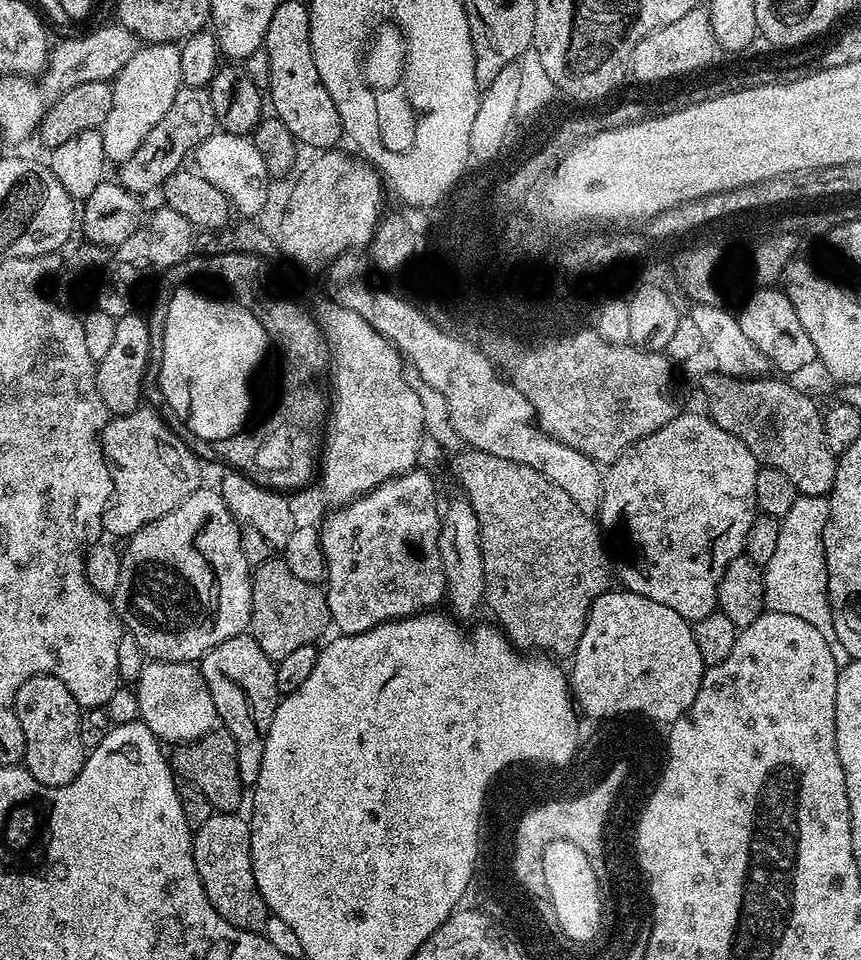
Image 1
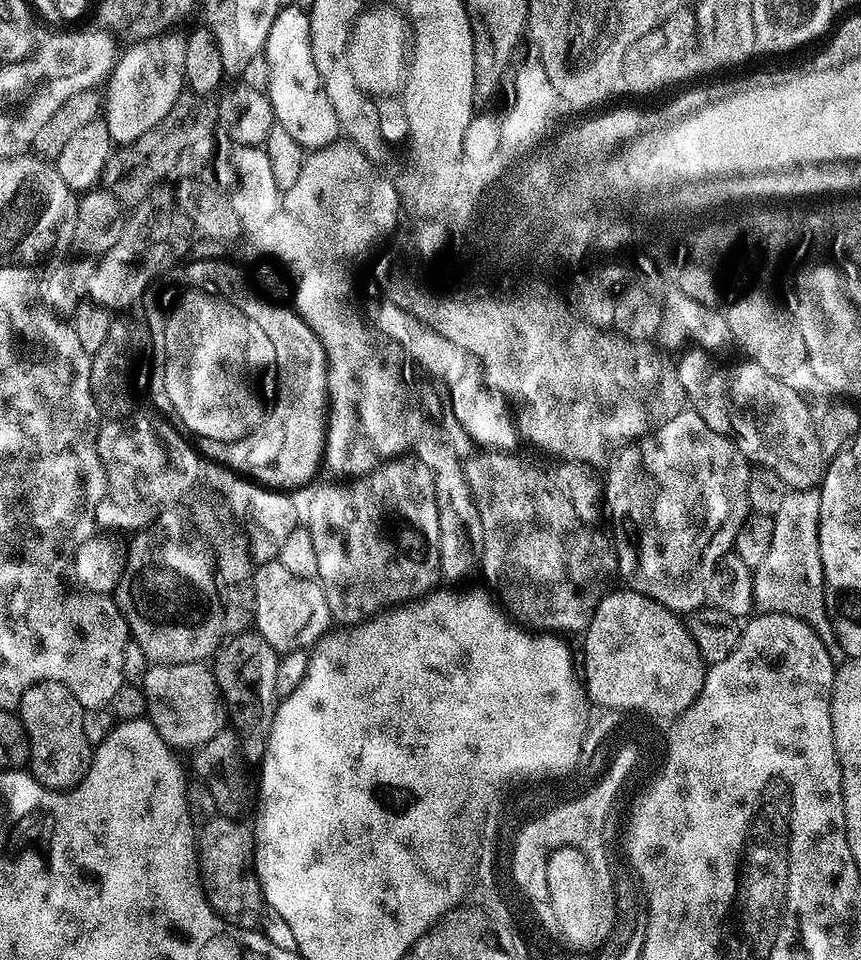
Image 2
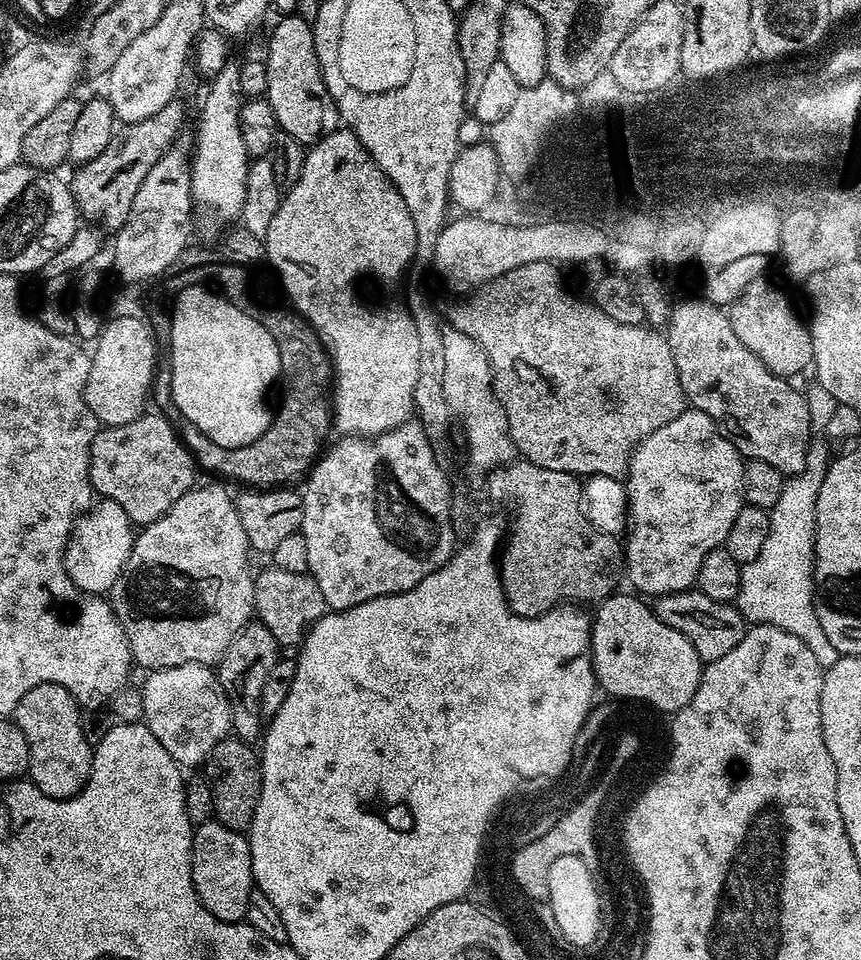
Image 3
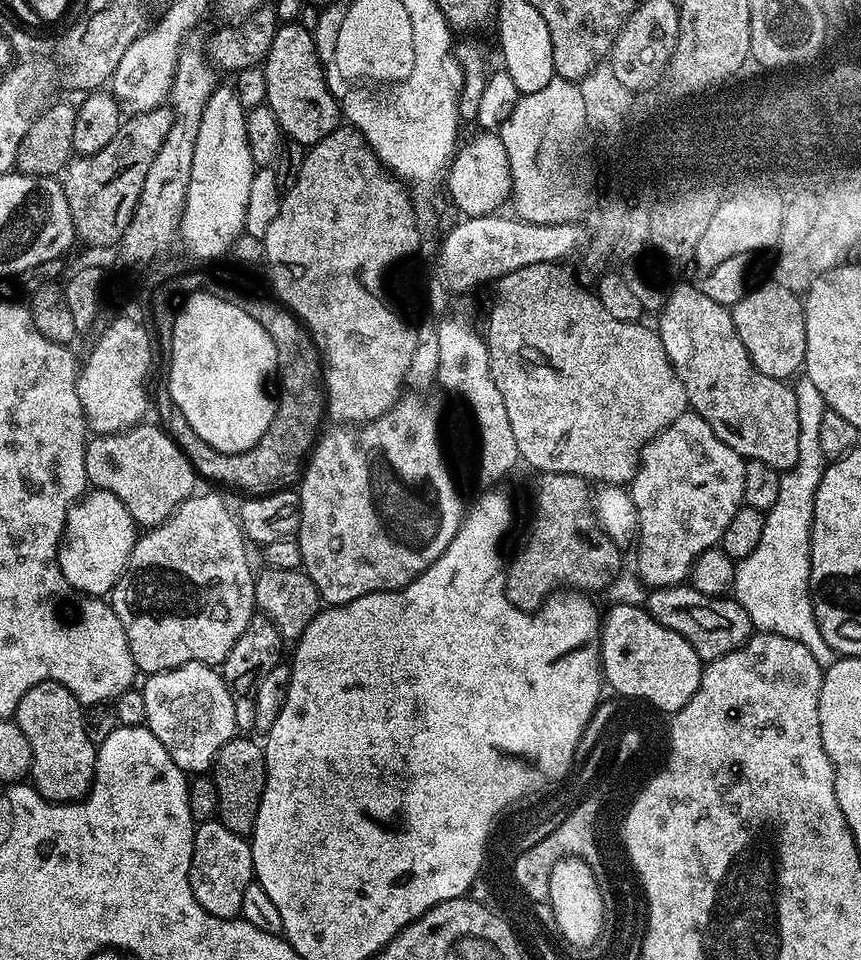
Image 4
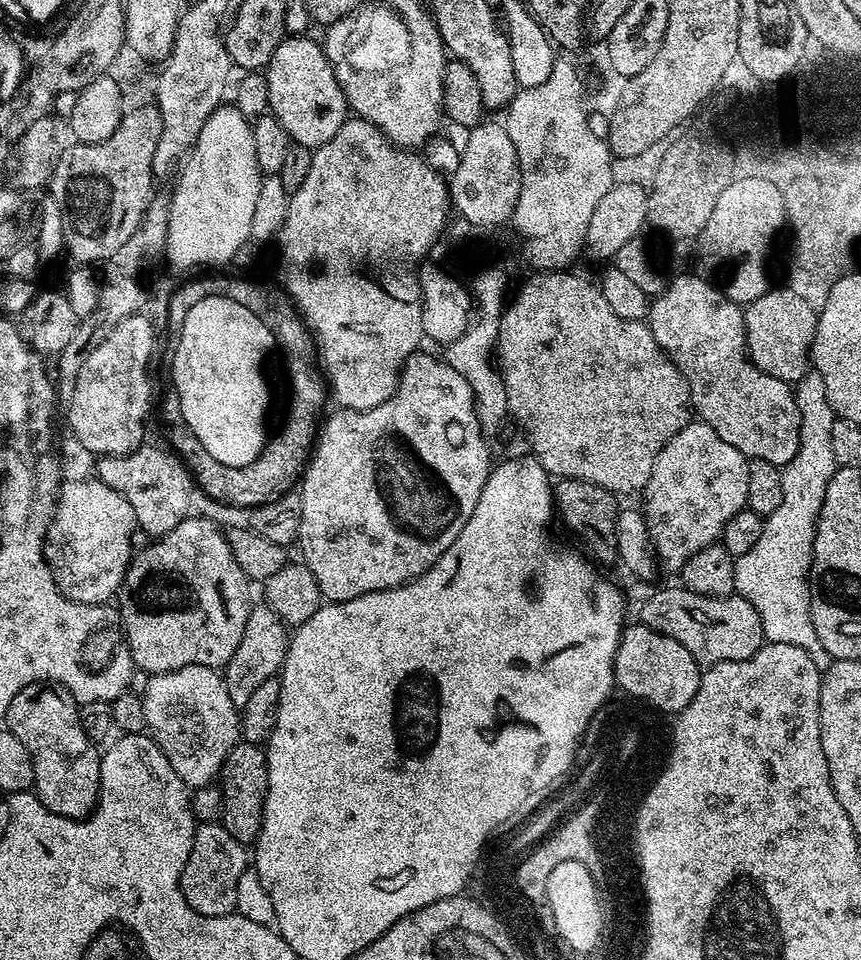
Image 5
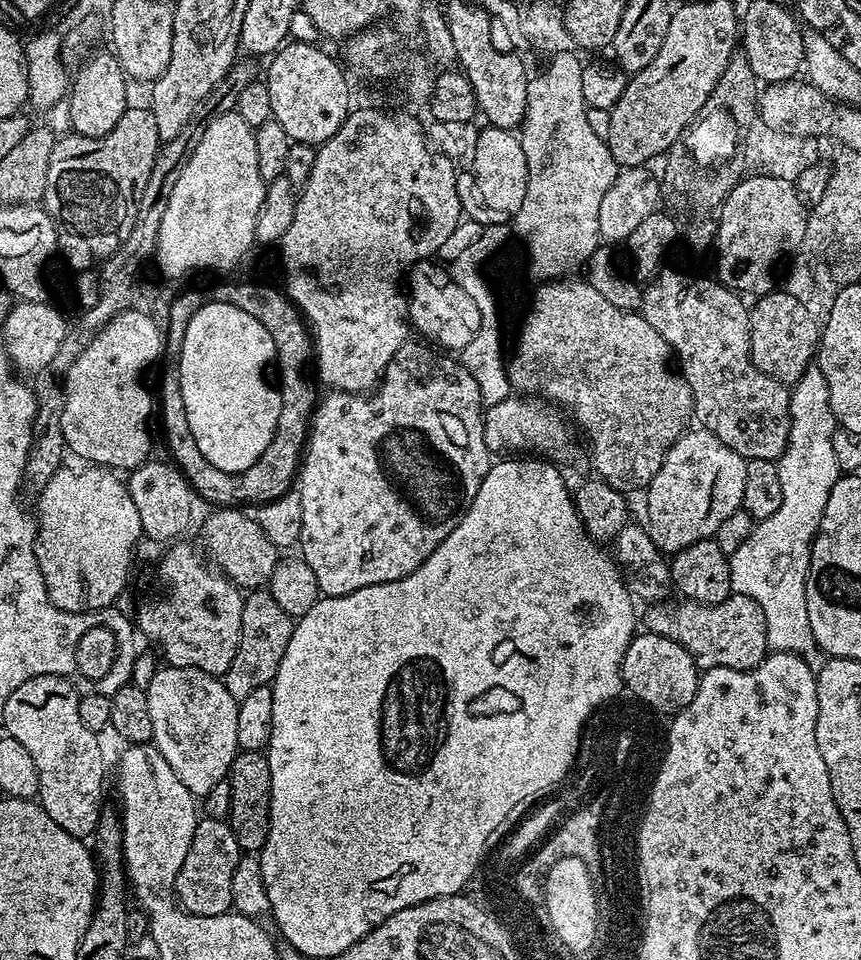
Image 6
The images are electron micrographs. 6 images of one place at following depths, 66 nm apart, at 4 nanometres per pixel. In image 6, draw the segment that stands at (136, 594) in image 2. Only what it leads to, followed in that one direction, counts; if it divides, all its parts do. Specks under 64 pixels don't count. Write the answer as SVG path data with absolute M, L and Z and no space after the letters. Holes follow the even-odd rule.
M176 542L156 564L156 573L149 582L149 592L139 598L135 605L134 624L141 637L149 636L154 643L160 644L169 665L174 667L194 667L212 676L223 677L230 662L234 662L240 631L242 630L242 606L244 596L219 568L206 559L199 547L185 542Z

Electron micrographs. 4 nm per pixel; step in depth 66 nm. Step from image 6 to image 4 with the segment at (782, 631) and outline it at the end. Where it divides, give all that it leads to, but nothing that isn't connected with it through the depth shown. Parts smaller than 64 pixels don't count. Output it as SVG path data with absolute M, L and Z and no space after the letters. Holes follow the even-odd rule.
M800 378L794 384L796 401L798 402L798 462L787 469L780 477L778 502L766 513L762 538L754 554L739 561L736 566L736 577L732 583L734 599L740 603L742 610L750 618L756 632L773 632L782 634L782 638L794 638L794 642L802 642L810 654L814 654L814 662L820 668L828 668L838 658L837 652L822 638L822 630L818 630L818 622L812 613L812 590L808 586L808 575L812 569L812 519L814 518L814 494L818 494L818 482L822 482L822 474L826 467L826 457L820 445L822 430L822 414L826 405L822 394L818 394L818 386L806 378Z

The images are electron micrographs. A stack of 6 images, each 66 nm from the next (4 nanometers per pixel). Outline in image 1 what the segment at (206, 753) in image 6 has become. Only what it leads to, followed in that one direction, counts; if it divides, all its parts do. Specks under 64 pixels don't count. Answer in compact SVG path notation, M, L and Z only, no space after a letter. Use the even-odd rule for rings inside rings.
M145 663L134 691L140 707L140 720L161 741L191 742L199 740L217 727L218 717L214 698L204 676L193 663Z

